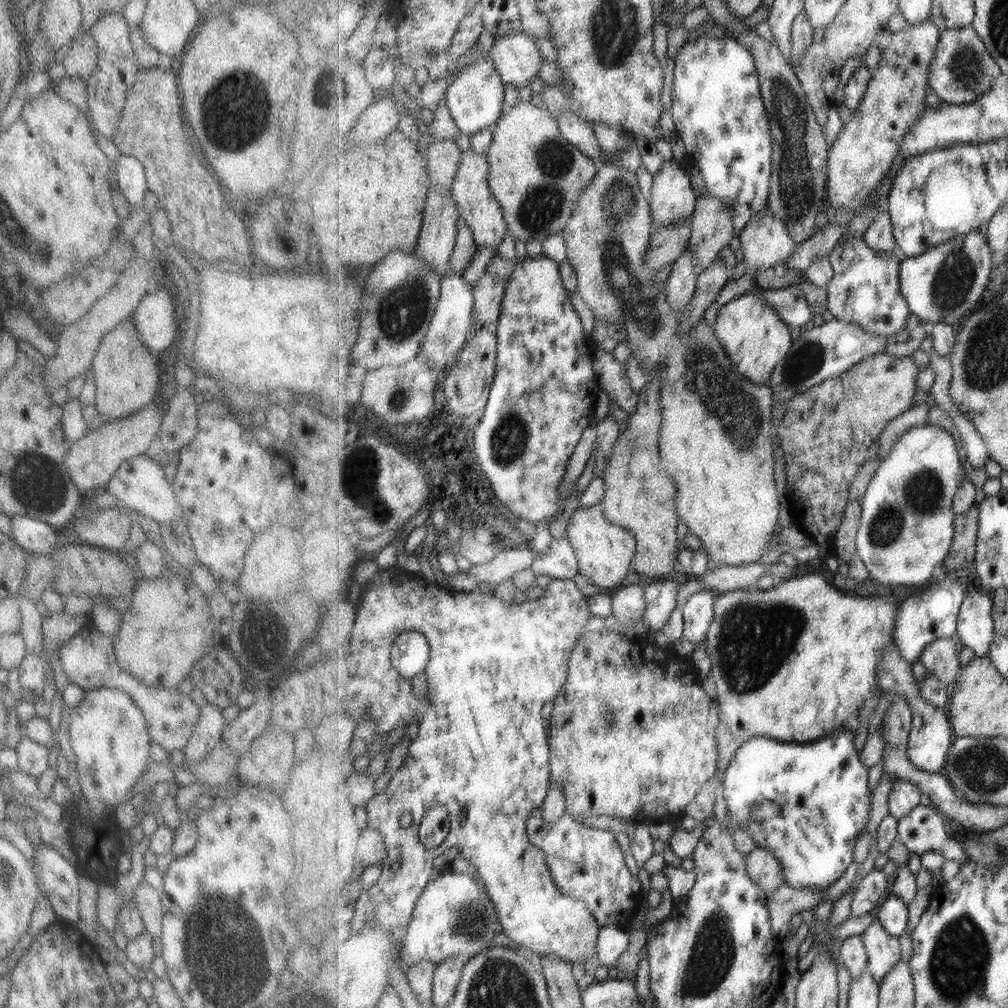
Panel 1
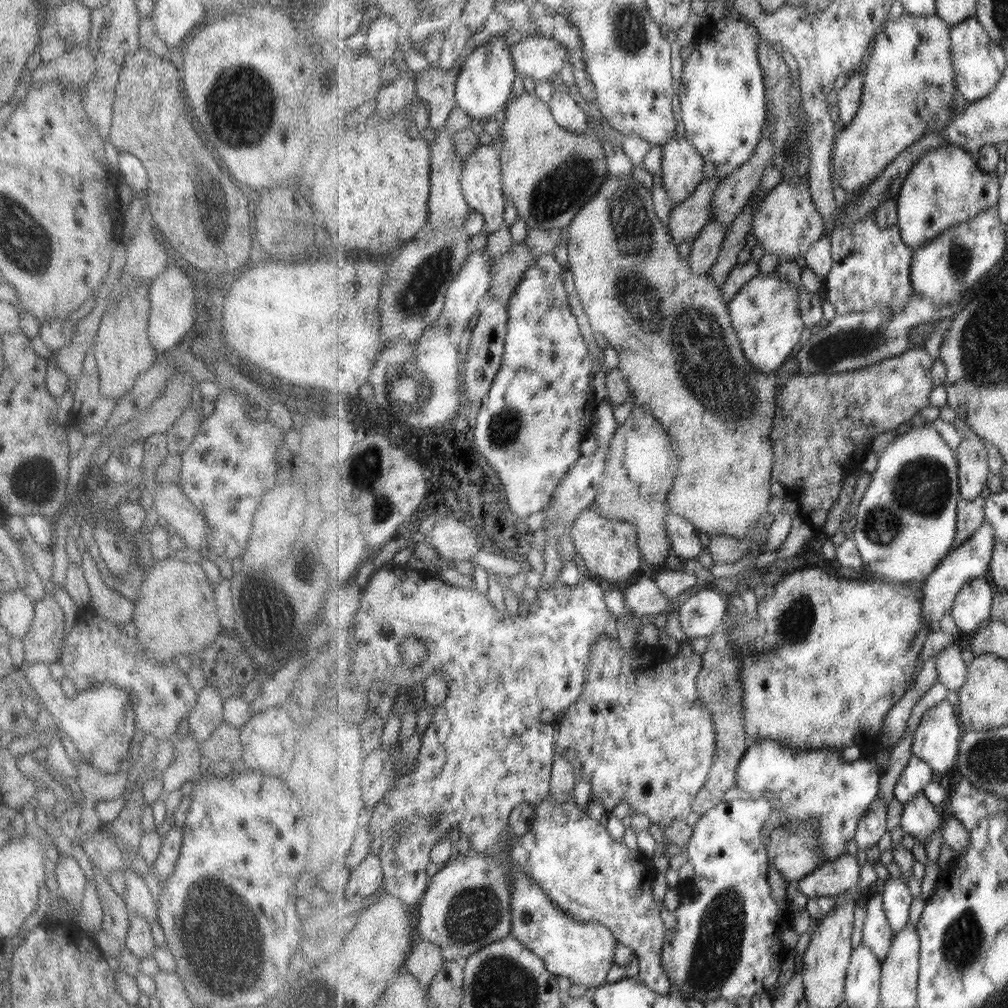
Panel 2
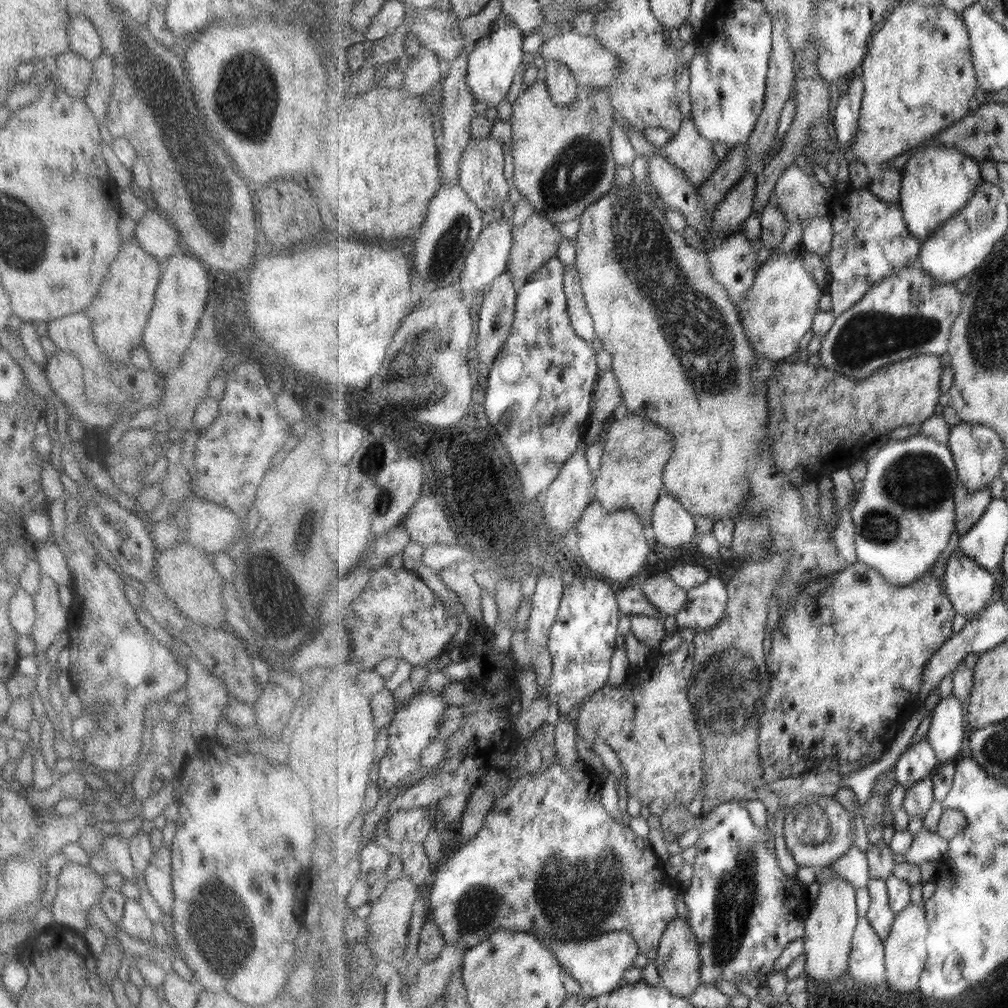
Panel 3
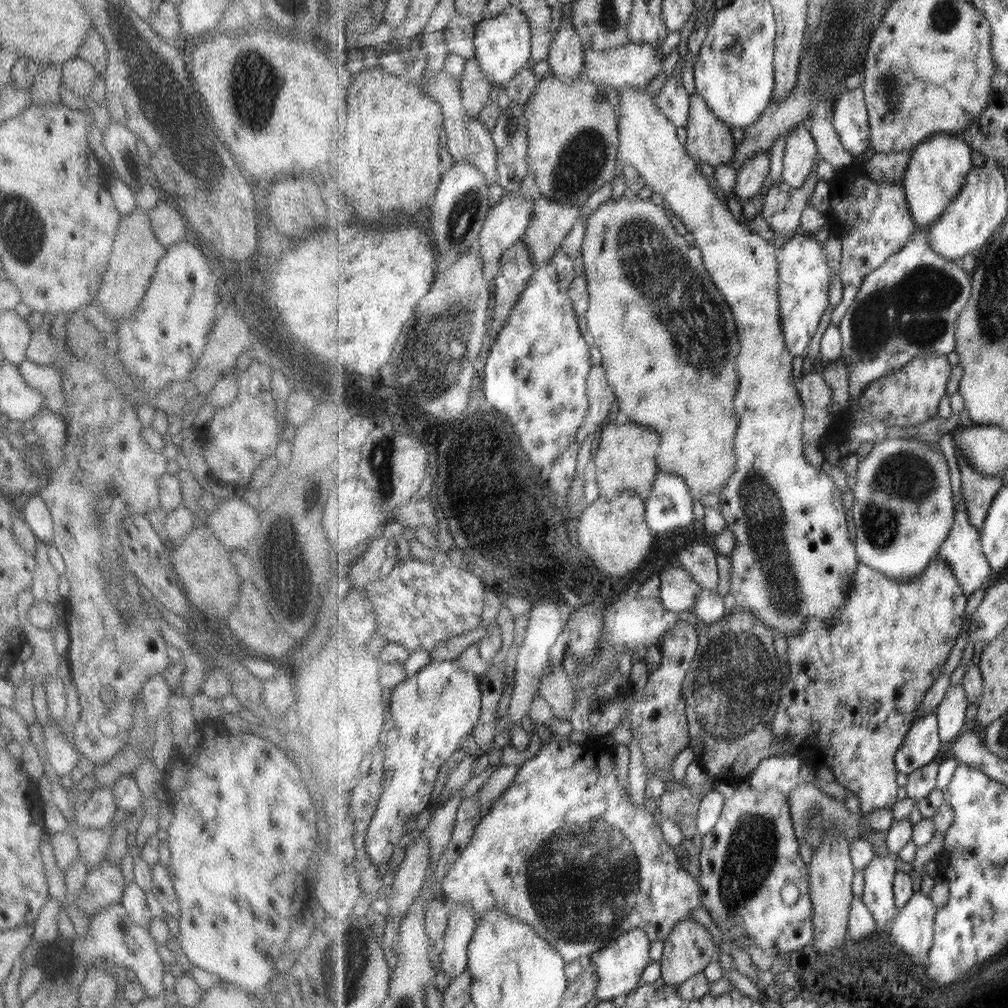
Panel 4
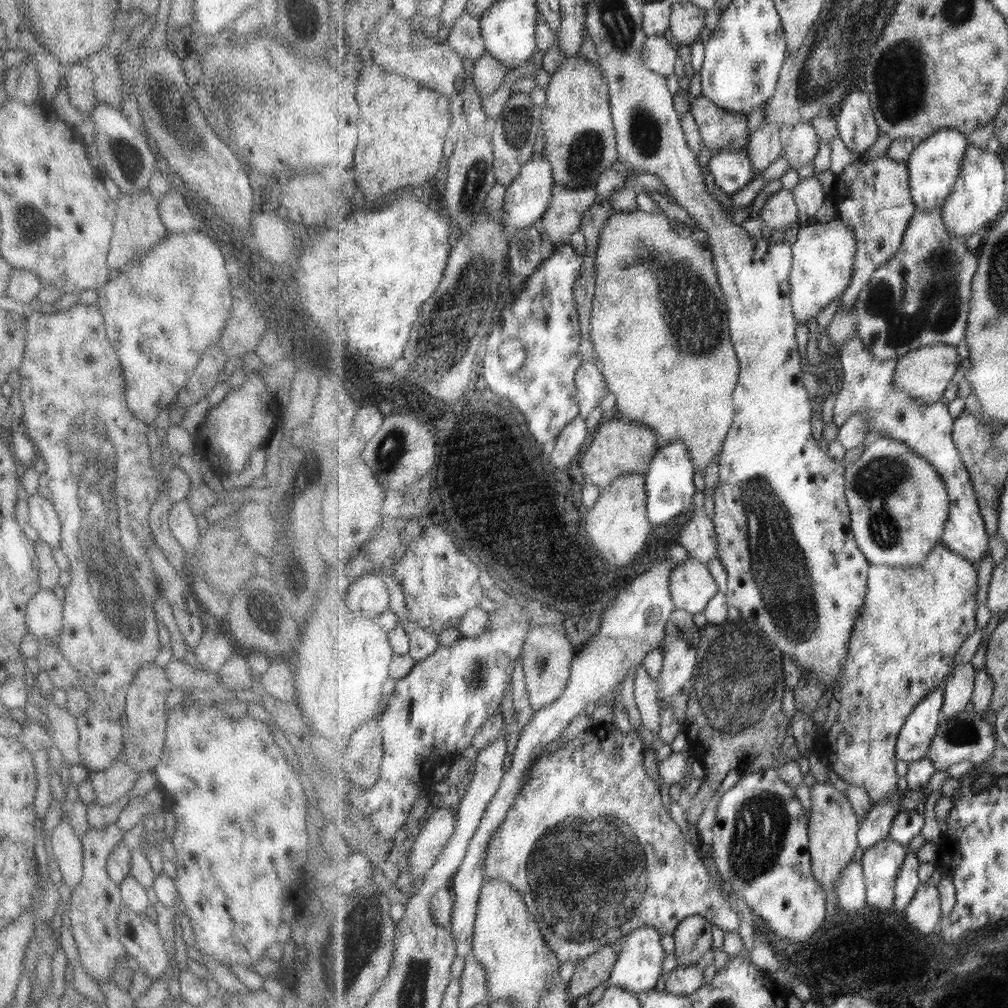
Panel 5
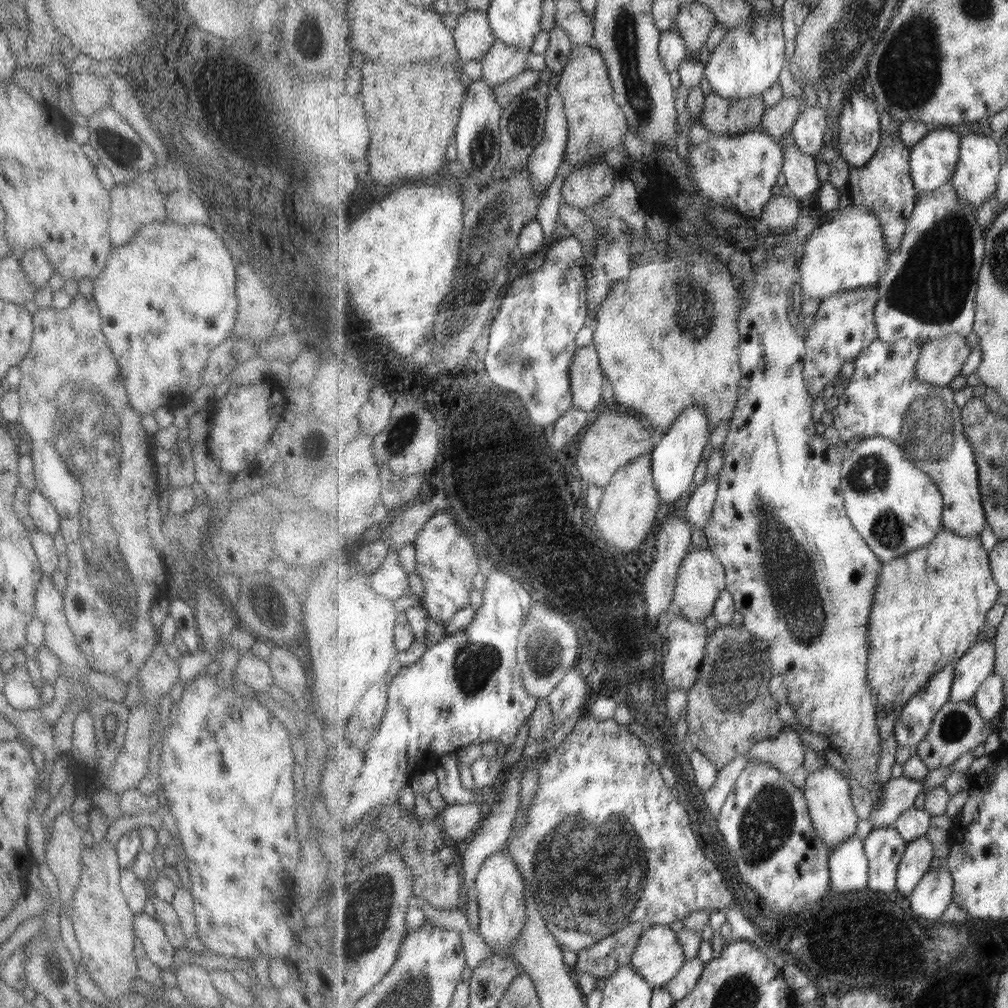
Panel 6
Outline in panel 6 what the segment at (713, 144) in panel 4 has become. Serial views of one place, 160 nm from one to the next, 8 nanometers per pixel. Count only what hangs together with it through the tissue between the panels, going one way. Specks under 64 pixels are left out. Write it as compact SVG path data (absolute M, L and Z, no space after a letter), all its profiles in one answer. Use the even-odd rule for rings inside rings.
M716 92L706 96L699 120L713 132L729 136L742 136L761 125L765 114L761 94L745 100L727 100Z

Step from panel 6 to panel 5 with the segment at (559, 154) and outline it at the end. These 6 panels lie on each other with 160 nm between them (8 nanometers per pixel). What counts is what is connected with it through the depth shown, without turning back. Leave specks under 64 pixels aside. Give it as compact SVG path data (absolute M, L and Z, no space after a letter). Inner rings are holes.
M541 152L539 156L533 156L531 161L523 166L516 180L505 190L504 207L500 213L503 214L503 223L507 227L507 232L514 233L517 229L529 228L542 221L549 208L552 190L555 186L553 174L553 167L547 161L545 152Z

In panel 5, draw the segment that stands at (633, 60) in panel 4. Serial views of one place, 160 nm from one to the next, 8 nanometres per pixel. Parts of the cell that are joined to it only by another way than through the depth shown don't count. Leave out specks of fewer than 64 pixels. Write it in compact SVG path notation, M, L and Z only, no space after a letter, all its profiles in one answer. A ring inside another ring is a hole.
M663 35L648 37L640 52L644 66L661 76L671 76L675 72L675 62L679 61L677 49Z

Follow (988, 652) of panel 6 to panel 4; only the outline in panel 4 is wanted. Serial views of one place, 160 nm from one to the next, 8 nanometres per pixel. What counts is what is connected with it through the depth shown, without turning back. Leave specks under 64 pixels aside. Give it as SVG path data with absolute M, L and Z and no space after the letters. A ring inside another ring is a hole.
M958 683L955 686L950 686L944 699L935 709L939 716L939 734L944 744L955 740L968 724L965 722L965 714L967 714L967 706L969 699L965 695L963 684Z

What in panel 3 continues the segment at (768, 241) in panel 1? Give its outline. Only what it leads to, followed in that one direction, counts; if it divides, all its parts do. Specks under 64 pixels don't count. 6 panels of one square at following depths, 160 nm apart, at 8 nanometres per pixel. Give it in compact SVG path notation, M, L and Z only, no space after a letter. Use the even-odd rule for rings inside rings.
M795 164L787 168L774 190L776 205L787 215L789 226L800 223L802 227L807 223L811 223L815 218L826 218L831 214L830 210L834 202L835 193L836 191L833 187L821 186L815 176L809 176Z

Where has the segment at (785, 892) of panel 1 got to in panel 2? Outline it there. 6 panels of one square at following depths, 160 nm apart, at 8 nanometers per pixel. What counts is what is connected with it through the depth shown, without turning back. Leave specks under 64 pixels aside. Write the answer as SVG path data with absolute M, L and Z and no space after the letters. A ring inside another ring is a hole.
M846 854L833 861L825 861L817 870L798 882L798 890L808 898L832 896L858 887L862 867L855 856Z

